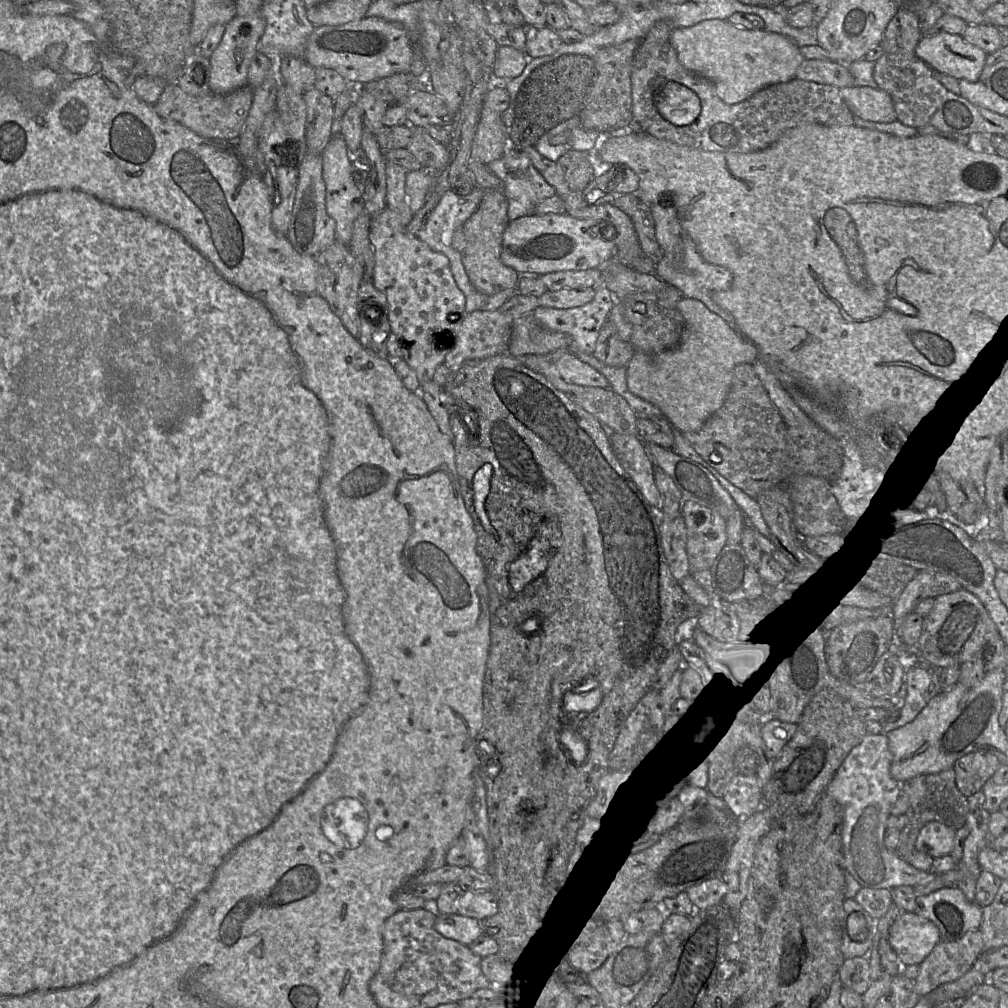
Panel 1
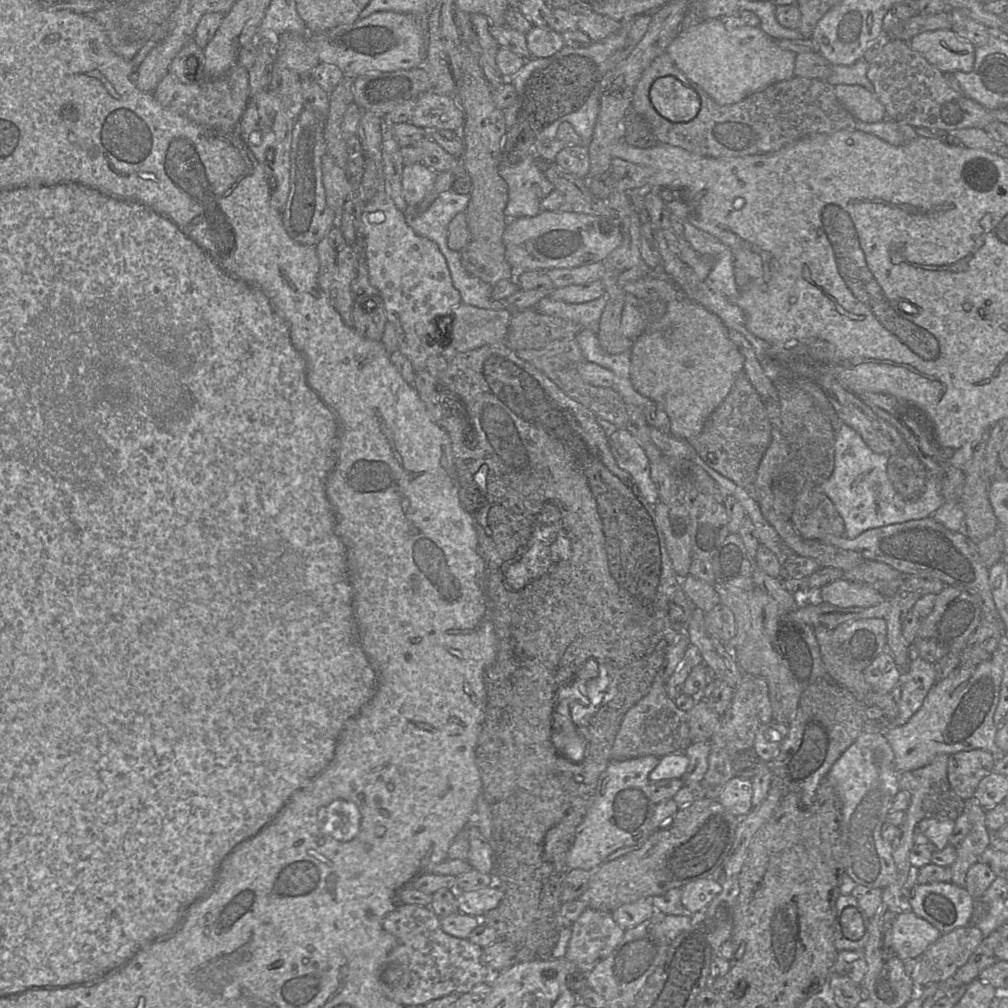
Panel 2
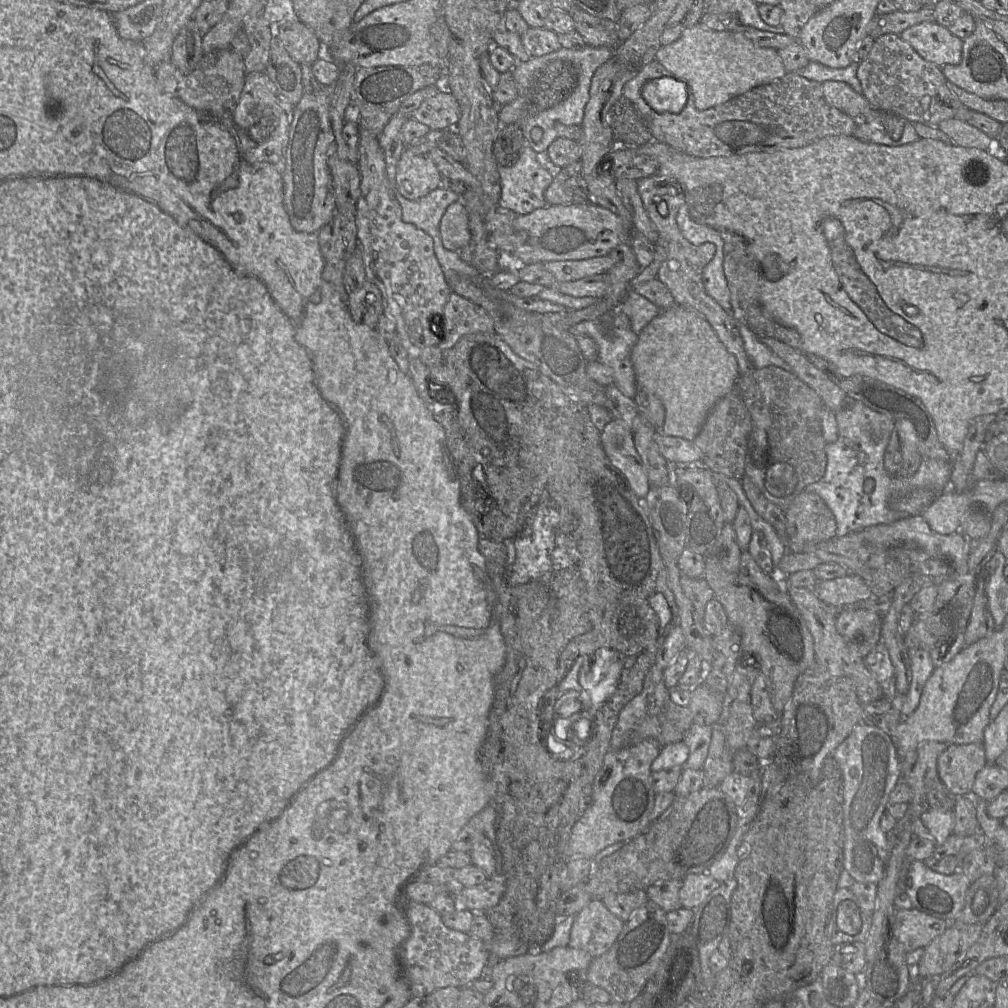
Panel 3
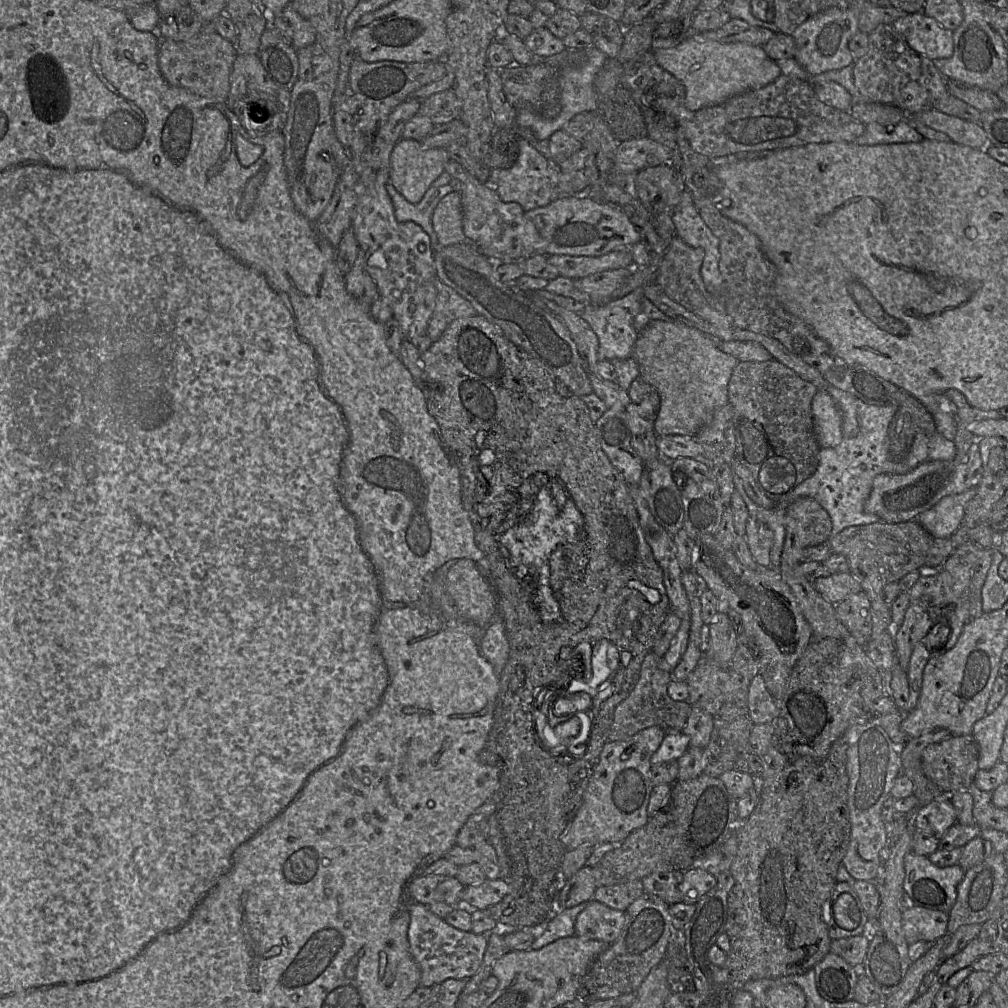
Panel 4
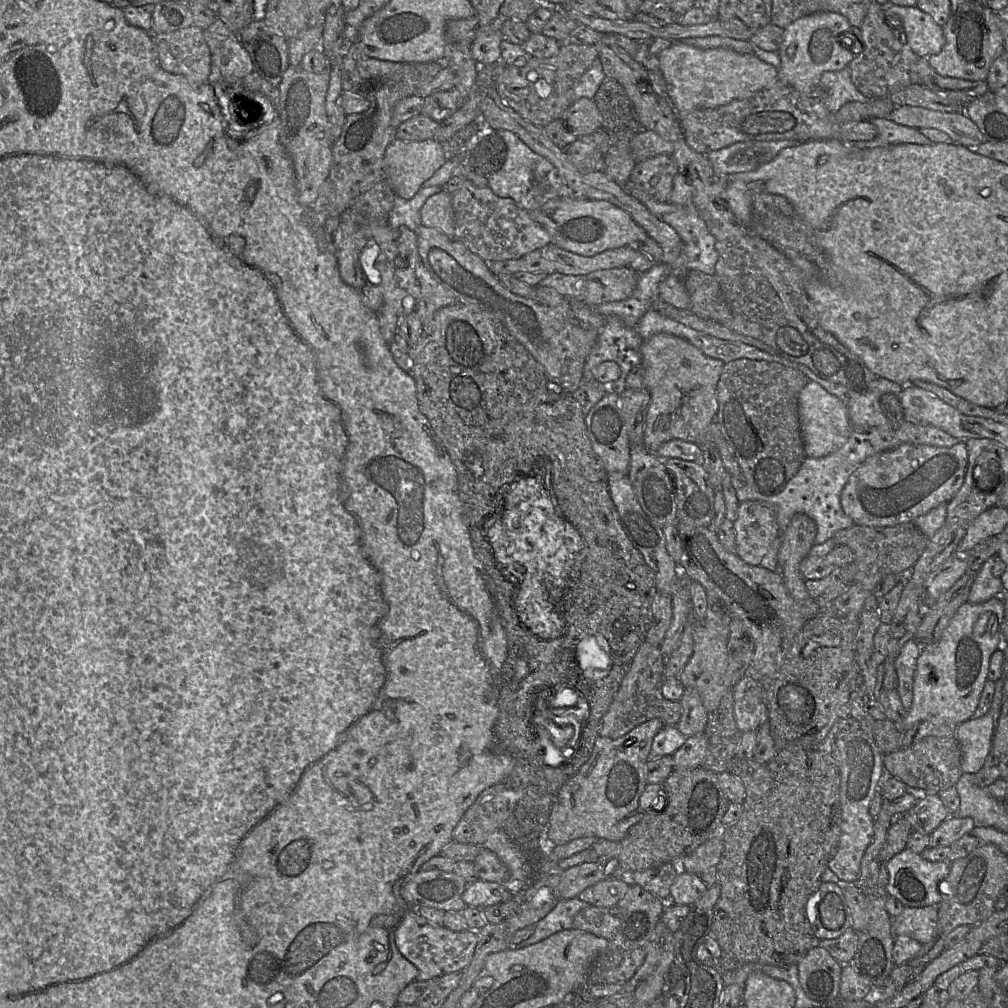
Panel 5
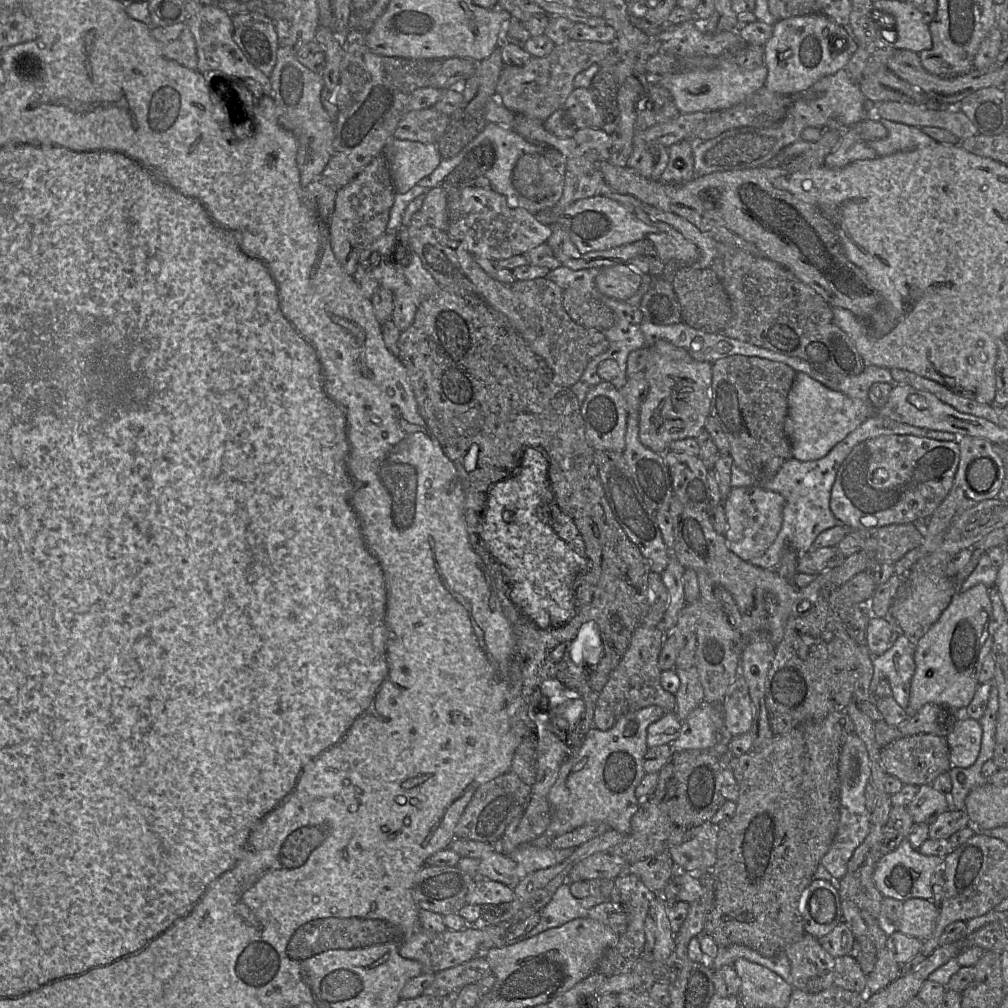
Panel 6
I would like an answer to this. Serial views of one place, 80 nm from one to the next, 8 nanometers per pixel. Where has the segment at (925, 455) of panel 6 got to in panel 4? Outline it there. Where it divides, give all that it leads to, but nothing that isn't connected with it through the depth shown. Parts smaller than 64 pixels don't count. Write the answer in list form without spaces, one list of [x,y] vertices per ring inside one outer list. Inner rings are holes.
[[[974,442],[967,455],[958,456],[951,461],[927,461],[905,474],[880,474],[873,480],[872,489],[864,504],[866,513],[875,514],[880,521],[890,524],[914,521],[926,510],[933,507],[945,496],[960,494],[970,488],[976,487],[981,481],[983,474],[982,460],[977,442]]]

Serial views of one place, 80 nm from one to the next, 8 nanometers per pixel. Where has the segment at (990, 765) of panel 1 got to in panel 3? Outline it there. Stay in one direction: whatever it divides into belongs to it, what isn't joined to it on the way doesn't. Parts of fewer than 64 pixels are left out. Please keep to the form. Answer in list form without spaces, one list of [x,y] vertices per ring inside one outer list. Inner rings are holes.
[[[982,743],[950,744],[937,760],[939,777],[954,795],[970,794],[977,773],[986,765]]]

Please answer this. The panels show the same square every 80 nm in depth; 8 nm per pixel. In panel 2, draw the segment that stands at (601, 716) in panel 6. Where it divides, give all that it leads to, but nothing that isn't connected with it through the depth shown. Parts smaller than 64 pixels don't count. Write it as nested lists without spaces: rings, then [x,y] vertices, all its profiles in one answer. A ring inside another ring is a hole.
[[[654,680],[648,693],[631,707],[621,722],[611,750],[610,761],[622,761],[641,756],[684,753],[691,744],[687,712],[676,707],[667,695],[665,683]]]

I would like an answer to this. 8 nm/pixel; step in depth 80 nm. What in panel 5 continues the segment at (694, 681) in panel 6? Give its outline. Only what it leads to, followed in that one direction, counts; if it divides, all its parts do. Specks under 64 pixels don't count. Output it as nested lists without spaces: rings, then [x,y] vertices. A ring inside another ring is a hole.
[[[684,688],[679,702],[682,706],[682,713],[676,725],[678,730],[688,737],[703,733],[708,721],[708,712],[699,693],[693,688]]]

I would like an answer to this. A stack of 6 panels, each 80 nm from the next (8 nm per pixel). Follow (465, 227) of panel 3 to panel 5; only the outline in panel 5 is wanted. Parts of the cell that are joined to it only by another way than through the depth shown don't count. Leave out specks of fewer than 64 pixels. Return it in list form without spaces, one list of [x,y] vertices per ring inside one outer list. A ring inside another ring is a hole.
[[[445,189],[430,196],[421,209],[422,224],[454,237],[455,217],[452,197]]]

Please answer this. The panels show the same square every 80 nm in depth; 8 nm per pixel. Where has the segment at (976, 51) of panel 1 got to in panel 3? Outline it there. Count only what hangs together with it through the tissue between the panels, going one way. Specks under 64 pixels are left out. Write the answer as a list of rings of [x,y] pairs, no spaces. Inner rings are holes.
[[[923,22],[905,29],[900,38],[924,60],[938,67],[957,65],[962,58],[963,39],[934,22]]]

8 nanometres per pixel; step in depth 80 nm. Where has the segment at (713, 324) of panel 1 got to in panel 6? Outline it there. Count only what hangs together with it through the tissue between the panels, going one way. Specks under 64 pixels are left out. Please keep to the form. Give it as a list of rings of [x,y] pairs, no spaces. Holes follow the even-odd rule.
[[[658,340],[648,347],[647,366],[644,371],[648,383],[648,394],[639,410],[639,440],[646,448],[657,454],[663,454],[668,451],[672,442],[696,439],[705,430],[711,410],[712,367],[712,363],[696,361],[686,350],[666,340]]]

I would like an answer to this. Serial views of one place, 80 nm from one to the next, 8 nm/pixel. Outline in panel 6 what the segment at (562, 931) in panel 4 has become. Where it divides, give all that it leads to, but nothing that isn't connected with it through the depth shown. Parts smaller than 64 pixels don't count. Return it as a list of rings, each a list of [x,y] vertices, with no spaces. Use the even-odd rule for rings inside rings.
[[[601,879],[589,881],[591,895],[586,898],[575,898],[569,889],[570,883],[563,883],[551,901],[541,910],[539,923],[529,932],[519,937],[509,937],[506,945],[515,944],[551,928],[556,928],[577,918],[585,918],[589,910],[598,904],[608,901],[600,894]]]

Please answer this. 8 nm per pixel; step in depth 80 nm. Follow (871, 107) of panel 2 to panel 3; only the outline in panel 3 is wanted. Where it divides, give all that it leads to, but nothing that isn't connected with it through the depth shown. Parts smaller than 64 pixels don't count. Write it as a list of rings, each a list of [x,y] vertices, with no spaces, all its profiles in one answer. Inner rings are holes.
[[[840,81],[822,83],[826,102],[838,110],[860,121],[864,113],[871,108],[863,94],[858,94],[848,84]]]

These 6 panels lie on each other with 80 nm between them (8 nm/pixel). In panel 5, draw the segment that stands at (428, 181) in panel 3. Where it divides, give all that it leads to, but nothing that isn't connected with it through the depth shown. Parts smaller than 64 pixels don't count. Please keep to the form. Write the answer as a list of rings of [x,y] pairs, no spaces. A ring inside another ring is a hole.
[[[395,139],[385,152],[386,180],[395,193],[404,198],[411,199],[423,187],[425,181],[430,179],[447,161],[441,143],[429,139],[425,141],[404,141]]]

